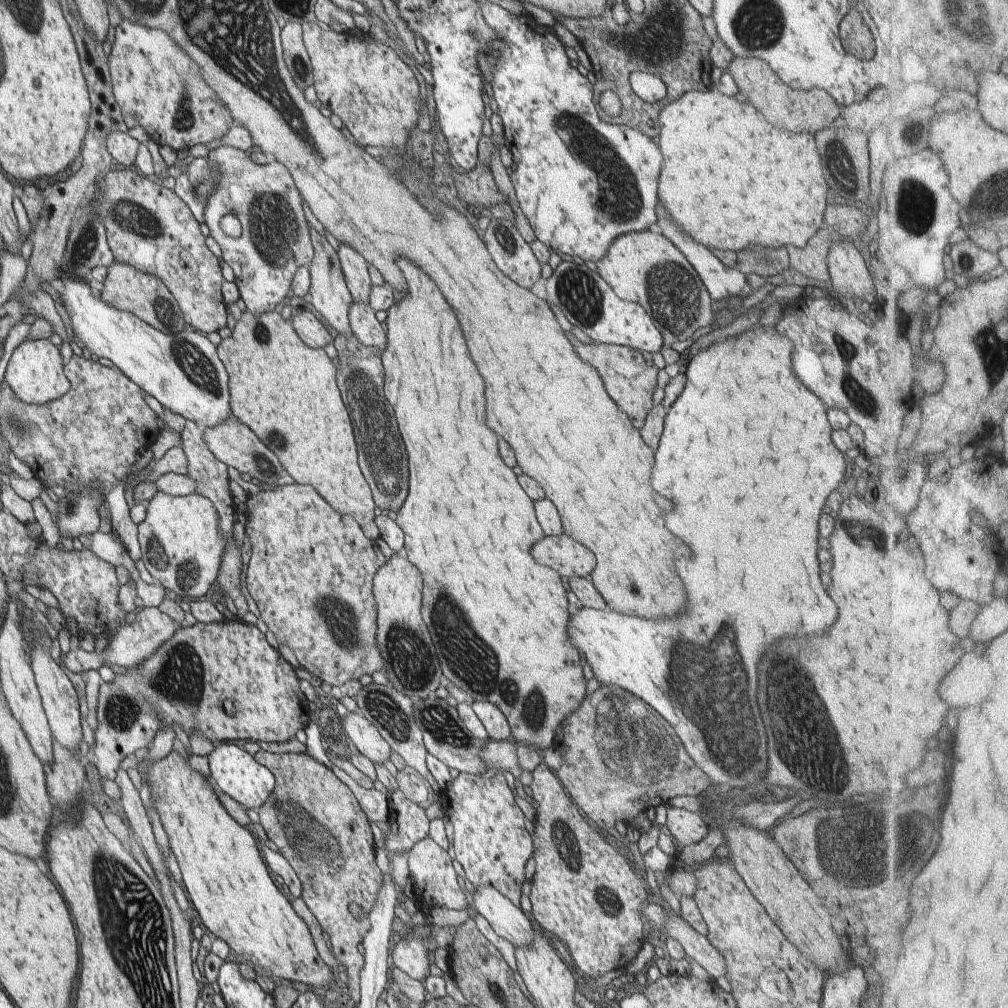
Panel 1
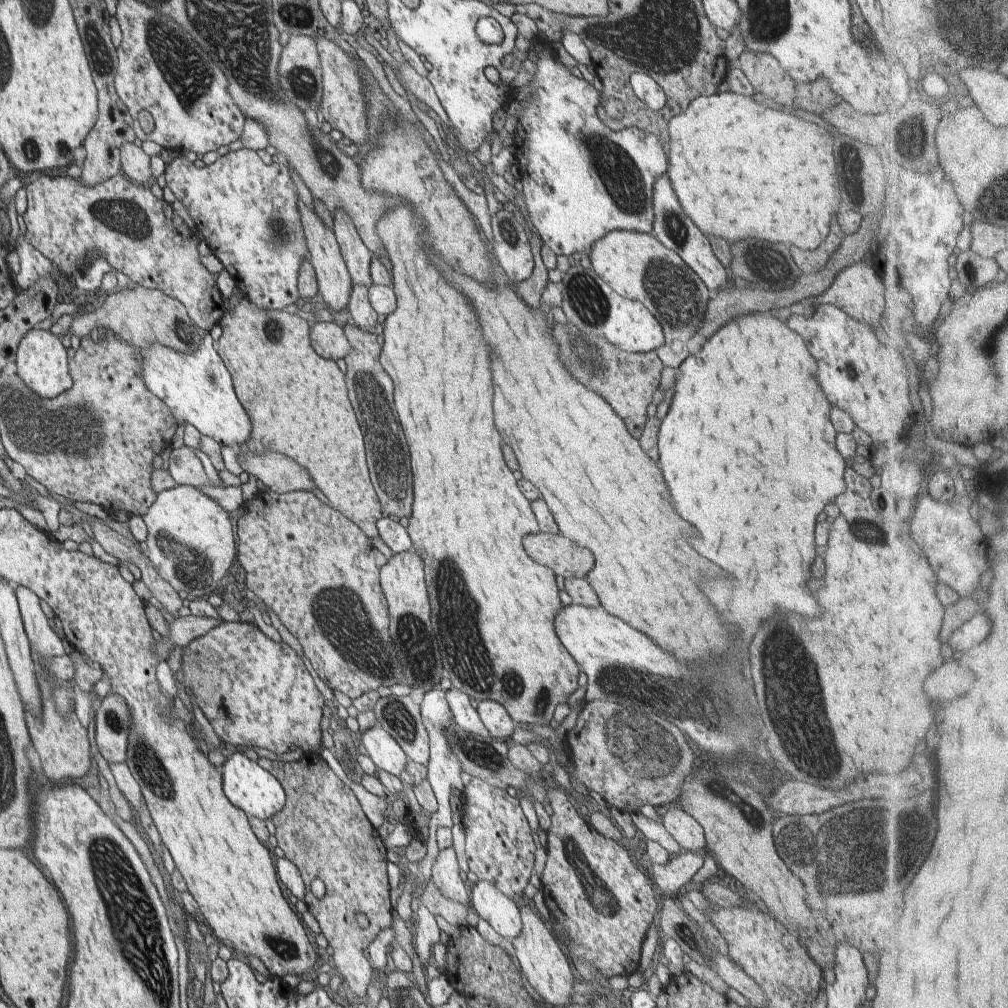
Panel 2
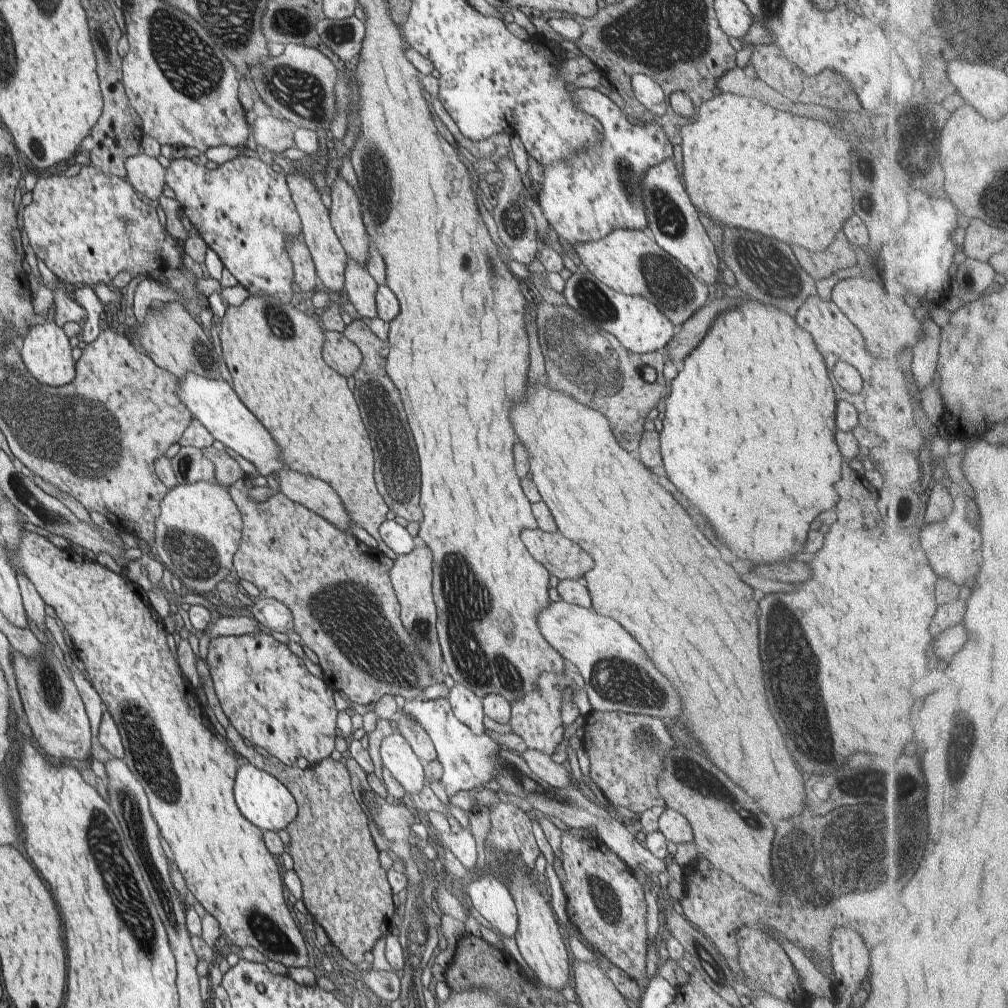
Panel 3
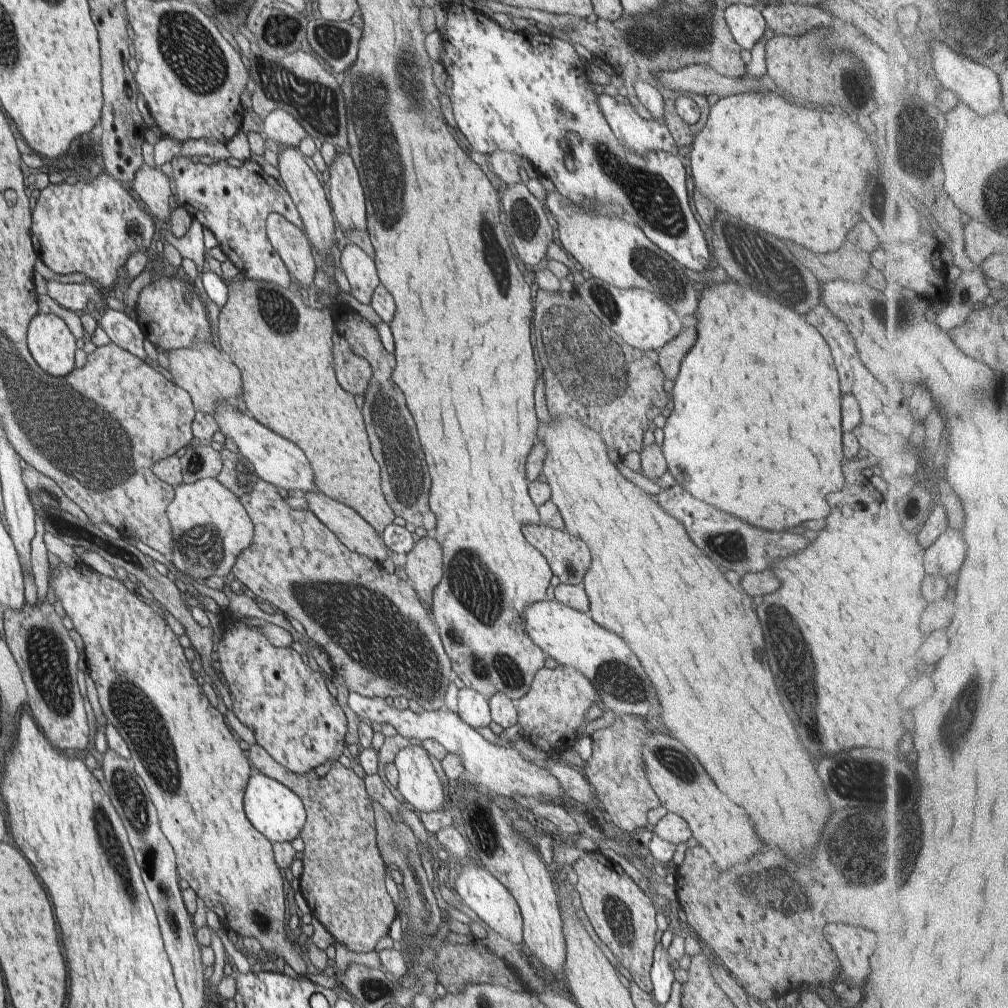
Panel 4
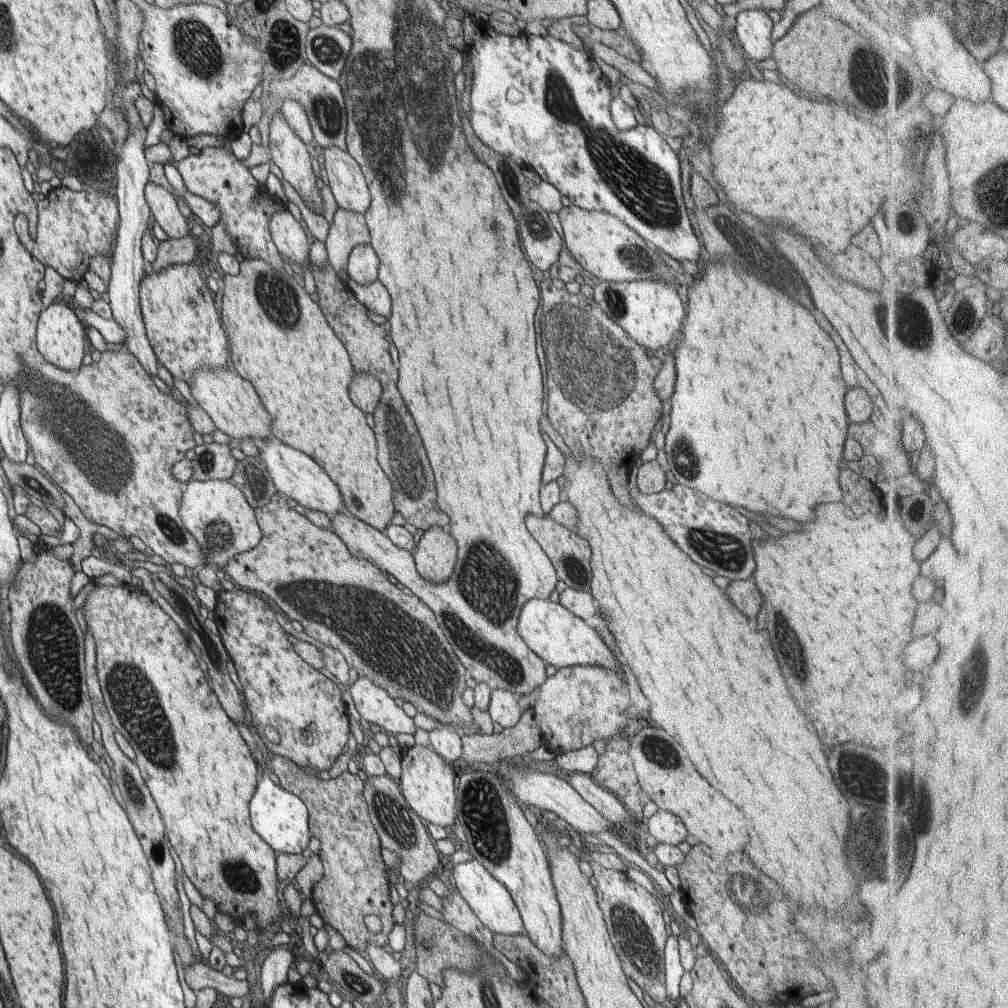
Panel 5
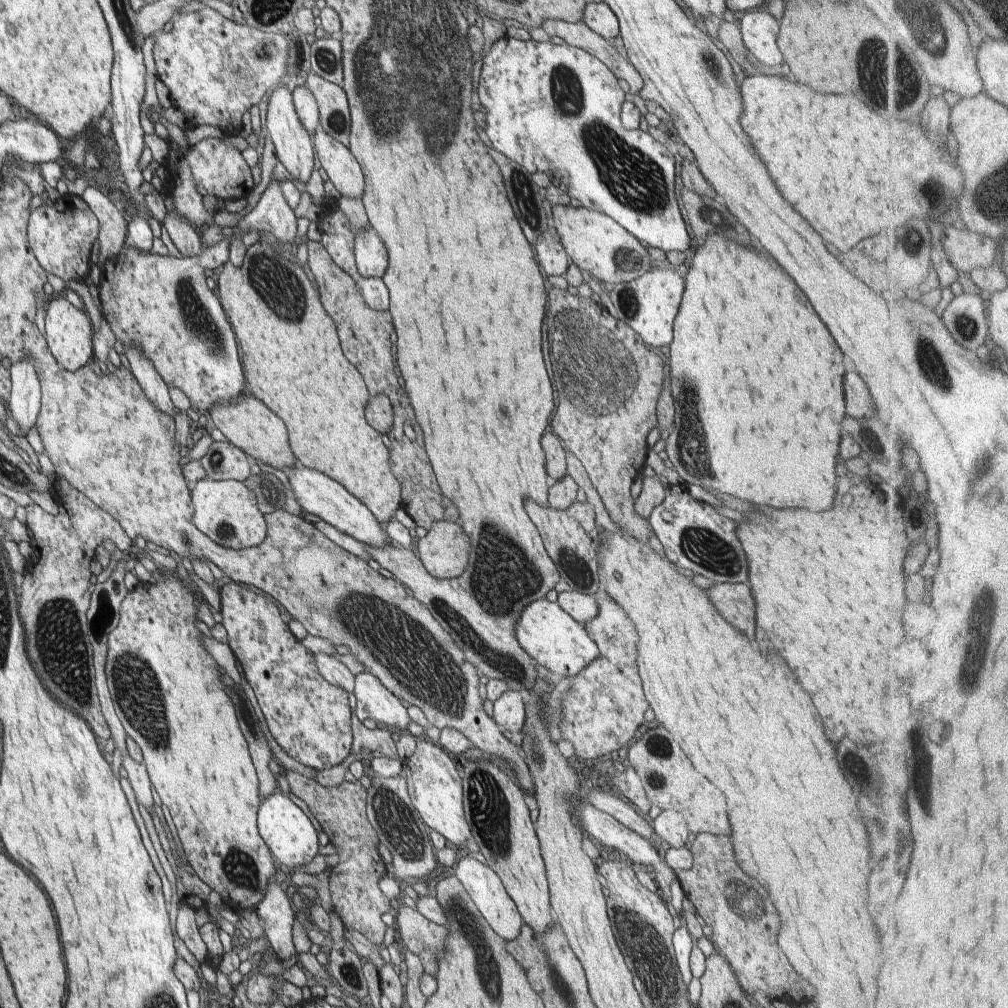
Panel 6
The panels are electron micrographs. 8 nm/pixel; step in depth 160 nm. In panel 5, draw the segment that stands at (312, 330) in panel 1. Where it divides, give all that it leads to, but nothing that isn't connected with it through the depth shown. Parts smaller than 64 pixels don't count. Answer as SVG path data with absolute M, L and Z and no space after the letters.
M356 373L349 386L352 402L364 414L374 414L381 401L383 388L381 382L368 373Z

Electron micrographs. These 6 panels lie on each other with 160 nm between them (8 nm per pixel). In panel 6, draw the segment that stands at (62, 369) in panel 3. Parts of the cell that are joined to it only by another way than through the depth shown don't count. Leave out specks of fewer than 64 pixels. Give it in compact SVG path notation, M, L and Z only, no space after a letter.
M64 293L53 295L46 306L45 329L47 345L51 349L53 357L58 361L58 364L66 370L73 371L81 369L84 365L88 365L88 360L94 357L92 347L92 337L94 330L90 318L85 310L78 309L72 305Z

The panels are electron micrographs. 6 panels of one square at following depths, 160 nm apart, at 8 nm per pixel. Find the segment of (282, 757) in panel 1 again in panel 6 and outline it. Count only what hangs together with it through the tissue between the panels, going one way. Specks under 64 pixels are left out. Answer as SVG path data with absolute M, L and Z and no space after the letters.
M285 769L284 774L294 796L300 797L311 810L341 856L337 866L330 868L329 889L334 911L348 930L363 934L370 942L382 944L387 925L382 916L395 908L396 902L390 900L378 887L378 882L386 876L385 864L378 855L379 838L367 817L367 788L359 780L354 783L342 782L337 787L325 787L313 778Z

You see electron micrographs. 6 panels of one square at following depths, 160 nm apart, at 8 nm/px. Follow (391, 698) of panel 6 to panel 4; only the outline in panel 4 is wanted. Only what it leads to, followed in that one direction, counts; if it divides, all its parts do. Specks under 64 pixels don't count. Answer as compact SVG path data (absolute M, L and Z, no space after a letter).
M350 691L348 706L358 715L361 721L368 724L390 724L398 734L406 738L418 738L420 741L427 739L436 740L447 753L457 755L461 758L464 772L460 774L457 785L471 785L490 791L494 796L502 795L512 799L512 796L523 796L539 800L546 805L562 805L566 792L562 790L560 782L556 780L542 763L524 760L520 752L514 747L495 745L485 740L476 730L466 725L456 712L447 707L438 710L425 710L415 713L412 710L397 710L394 706L382 704L383 700L378 698L364 698L363 695Z

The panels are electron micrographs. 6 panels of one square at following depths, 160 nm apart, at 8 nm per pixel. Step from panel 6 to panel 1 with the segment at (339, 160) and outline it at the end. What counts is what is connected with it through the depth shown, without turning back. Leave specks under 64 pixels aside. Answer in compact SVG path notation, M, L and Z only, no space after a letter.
M342 243L337 253L351 297L354 301L368 303L373 284L365 258L350 245Z

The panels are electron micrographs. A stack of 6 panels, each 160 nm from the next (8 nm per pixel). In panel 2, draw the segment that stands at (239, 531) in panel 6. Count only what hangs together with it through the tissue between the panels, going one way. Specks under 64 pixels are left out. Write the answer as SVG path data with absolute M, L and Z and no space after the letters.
M176 485L158 494L142 517L148 537L147 557L178 592L209 596L226 576L237 555L235 515L192 485Z

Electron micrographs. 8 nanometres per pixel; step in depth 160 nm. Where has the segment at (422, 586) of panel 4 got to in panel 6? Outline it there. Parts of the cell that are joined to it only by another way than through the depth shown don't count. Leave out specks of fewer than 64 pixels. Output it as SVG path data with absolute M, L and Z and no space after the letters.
M438 521L418 542L419 558L426 570L439 579L460 576L468 566L470 538L450 521Z

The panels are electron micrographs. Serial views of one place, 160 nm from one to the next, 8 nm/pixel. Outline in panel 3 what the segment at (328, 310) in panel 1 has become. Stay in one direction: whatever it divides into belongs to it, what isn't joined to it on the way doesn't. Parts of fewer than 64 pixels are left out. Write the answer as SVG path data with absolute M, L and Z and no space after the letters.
M298 171L288 173L286 174L286 180L292 200L301 218L301 225L303 226L301 239L304 240L305 245L310 249L320 284L331 291L344 293L344 273L348 256L332 228L329 210L322 203L320 193L318 193L315 184L312 184L302 173Z

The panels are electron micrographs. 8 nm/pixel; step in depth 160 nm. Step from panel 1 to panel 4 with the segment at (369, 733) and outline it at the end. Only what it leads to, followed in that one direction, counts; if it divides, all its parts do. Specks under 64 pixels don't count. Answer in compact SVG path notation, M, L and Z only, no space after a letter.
M406 746L394 759L397 787L415 812L436 812L447 807L454 793L442 787L429 753L420 746Z

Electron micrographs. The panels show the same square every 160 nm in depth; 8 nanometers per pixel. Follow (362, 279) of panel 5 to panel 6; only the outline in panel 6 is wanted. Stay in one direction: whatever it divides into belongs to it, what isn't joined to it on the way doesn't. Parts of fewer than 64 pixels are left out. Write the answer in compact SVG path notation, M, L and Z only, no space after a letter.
M372 226L358 229L355 234L355 263L359 273L365 277L384 276L388 266L388 252L382 238Z

